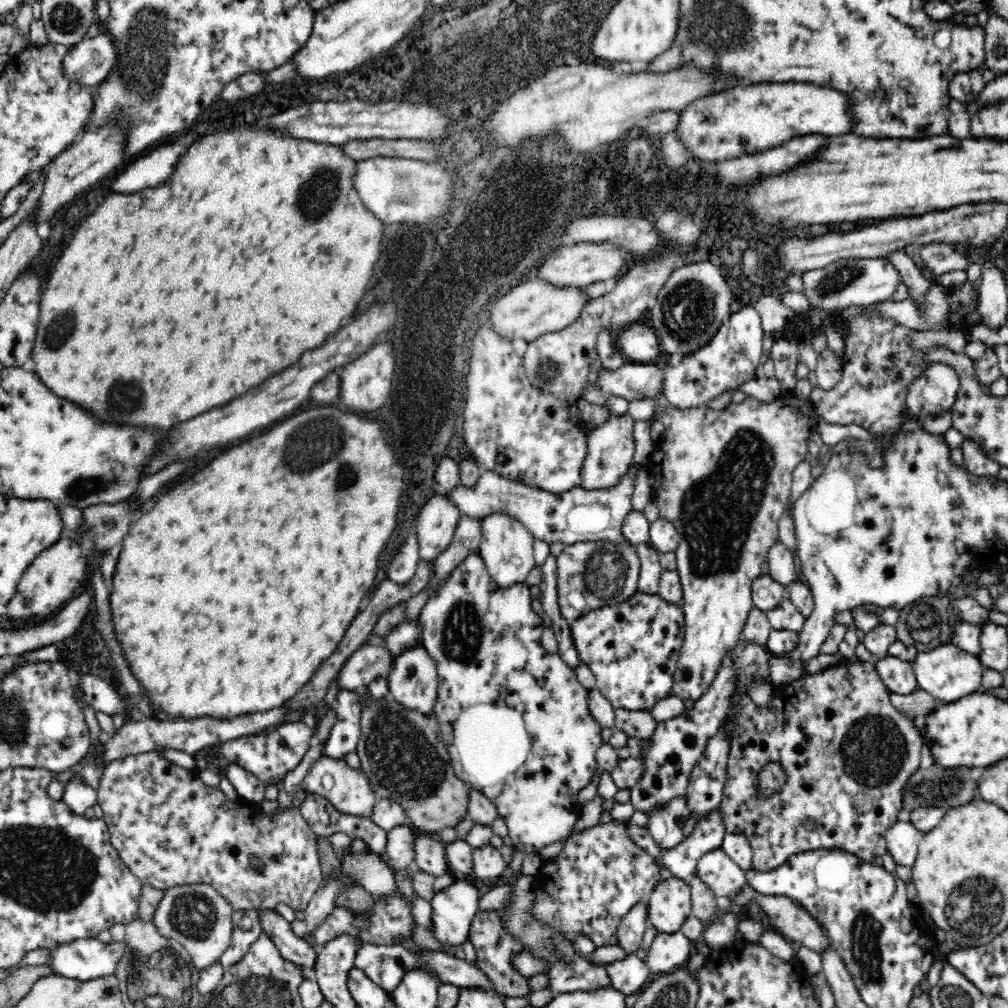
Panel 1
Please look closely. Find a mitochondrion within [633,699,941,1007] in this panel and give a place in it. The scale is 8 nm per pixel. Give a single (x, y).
(877, 750)

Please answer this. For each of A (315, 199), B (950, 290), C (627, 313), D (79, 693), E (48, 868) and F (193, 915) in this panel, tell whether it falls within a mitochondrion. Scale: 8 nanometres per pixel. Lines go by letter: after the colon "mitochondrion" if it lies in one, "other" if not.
A: mitochondrion
B: other
C: other
D: other
E: mitochondrion
F: mitochondrion

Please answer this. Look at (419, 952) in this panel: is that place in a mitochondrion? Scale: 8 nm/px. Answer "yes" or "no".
no

